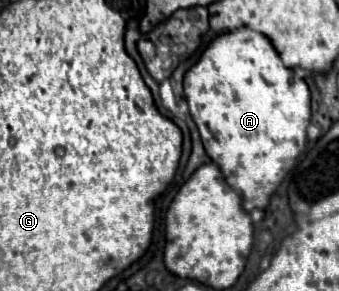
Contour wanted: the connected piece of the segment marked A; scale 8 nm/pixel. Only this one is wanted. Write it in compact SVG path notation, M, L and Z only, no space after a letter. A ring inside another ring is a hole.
M242 27L222 33L210 43L198 63L184 77L184 99L188 101L194 123L198 125L206 153L214 163L218 163L226 183L240 195L244 209L264 209L270 203L270 195L278 189L306 147L310 91L304 83L304 71L286 69L268 37Z

